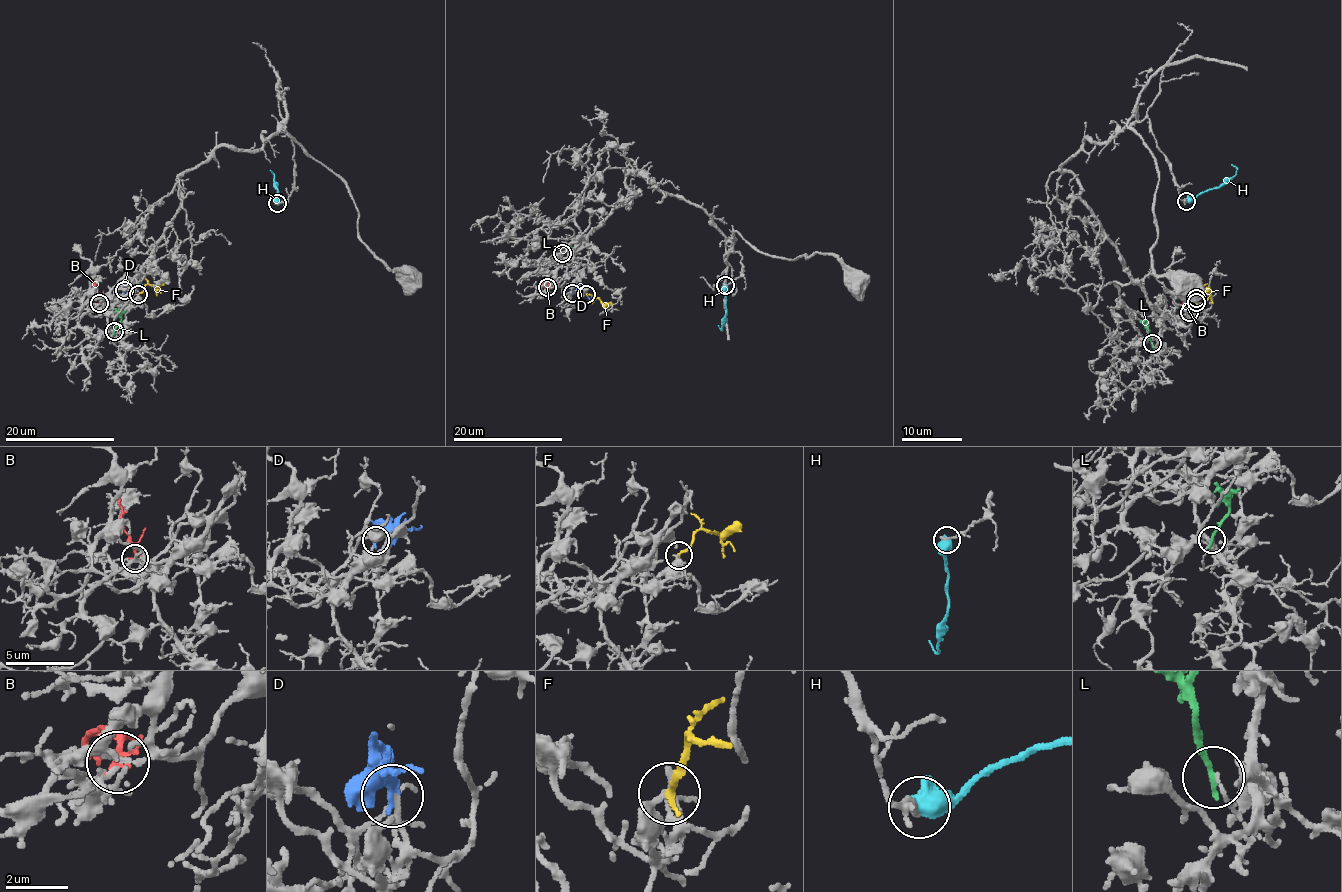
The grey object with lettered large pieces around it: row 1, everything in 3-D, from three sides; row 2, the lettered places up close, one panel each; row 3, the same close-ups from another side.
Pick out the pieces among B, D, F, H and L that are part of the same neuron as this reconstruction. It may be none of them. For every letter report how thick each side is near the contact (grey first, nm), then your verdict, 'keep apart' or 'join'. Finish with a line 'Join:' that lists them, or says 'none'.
B: 140/240 nm | keep apart
D: 180/440 nm | join
F: 340/240 nm | join
H: 200/750 nm | keep apart
L: 110/220 nm | keep apart
Join: D, F

